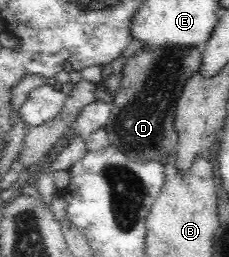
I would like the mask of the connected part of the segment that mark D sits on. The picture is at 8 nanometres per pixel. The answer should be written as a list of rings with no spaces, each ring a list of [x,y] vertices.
[[[197,47],[142,48],[126,60],[105,130],[109,145],[117,146],[128,161],[159,161],[177,145],[175,111],[186,81],[199,71],[201,50]]]

